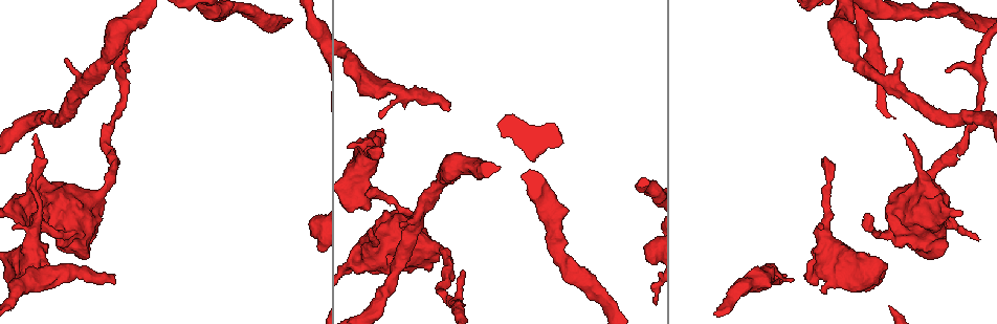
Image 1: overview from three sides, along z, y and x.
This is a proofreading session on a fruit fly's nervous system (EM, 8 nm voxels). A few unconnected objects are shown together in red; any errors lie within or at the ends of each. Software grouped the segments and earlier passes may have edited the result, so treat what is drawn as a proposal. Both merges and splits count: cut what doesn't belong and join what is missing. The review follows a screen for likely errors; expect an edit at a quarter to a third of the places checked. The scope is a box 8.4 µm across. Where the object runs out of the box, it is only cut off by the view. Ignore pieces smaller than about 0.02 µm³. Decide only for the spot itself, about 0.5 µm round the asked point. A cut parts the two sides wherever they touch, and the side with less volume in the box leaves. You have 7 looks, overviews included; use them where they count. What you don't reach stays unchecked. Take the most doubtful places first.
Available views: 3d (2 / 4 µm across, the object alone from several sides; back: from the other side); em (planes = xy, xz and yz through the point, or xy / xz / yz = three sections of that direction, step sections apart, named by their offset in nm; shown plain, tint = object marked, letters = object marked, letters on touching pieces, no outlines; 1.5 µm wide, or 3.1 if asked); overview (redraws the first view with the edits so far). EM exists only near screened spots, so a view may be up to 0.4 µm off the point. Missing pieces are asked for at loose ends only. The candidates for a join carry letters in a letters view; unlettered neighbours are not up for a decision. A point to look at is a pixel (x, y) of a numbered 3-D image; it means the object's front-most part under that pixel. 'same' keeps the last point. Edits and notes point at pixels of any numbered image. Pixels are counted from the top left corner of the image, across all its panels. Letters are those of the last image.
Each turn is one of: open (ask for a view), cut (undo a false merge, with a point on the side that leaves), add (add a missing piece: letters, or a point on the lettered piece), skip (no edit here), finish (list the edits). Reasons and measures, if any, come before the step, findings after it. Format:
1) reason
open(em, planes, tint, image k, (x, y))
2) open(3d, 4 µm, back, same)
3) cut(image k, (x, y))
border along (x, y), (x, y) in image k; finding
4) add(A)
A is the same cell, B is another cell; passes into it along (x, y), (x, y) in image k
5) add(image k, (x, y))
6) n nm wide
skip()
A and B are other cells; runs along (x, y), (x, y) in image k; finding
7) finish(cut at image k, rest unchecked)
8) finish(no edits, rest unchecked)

an open end
open(3d, 4 µm, back, image 1, (449, 105))

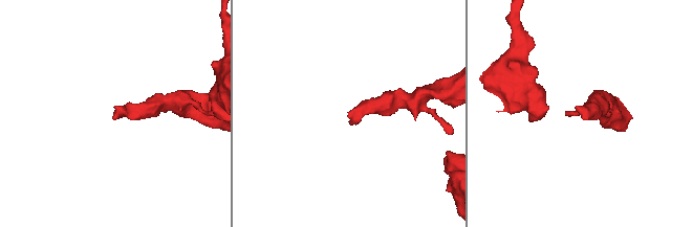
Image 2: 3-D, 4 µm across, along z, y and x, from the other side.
need the tissue
open(em, planes, tint, image 2, (585, 116))

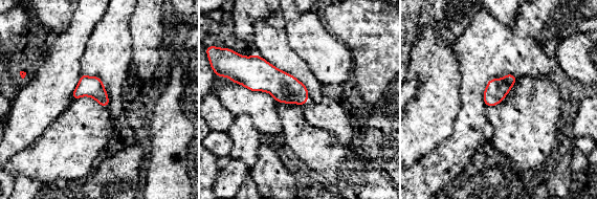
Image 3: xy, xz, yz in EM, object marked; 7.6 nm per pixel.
see the neighbours
open(em, planes, letters, same)

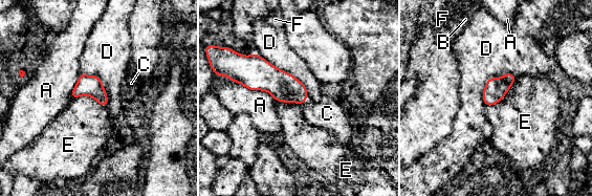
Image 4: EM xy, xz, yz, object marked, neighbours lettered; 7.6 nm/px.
add(C)
C is the same cell, A, B, D, E and F are other cells; passes into it along (296, 91), (304, 101), (327, 113) in image 4; the neuron continues

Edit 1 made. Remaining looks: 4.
an open end
open(3d, 2 µm, image 1, (900, 59))

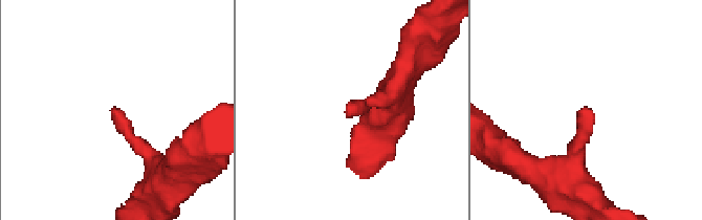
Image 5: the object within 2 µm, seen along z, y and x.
need the tissue
open(em, yz, step 4, tint, image 5, (115, 107))

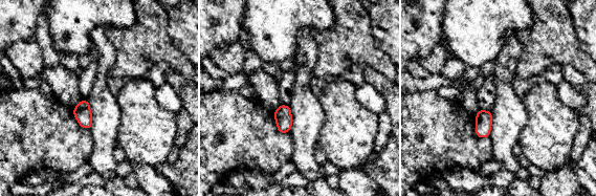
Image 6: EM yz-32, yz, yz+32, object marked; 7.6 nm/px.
see the neighbours
open(em, yz, step 4, letters, same)

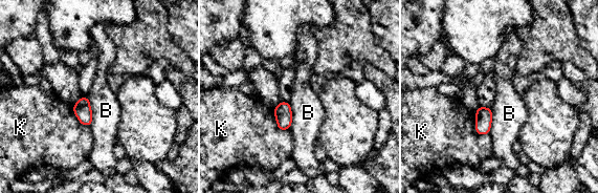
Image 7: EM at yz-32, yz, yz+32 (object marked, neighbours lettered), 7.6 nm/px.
skip()
B and K are other cells; no lettered piece goes on from it

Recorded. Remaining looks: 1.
finish(add at image 4, rest unchecked)

